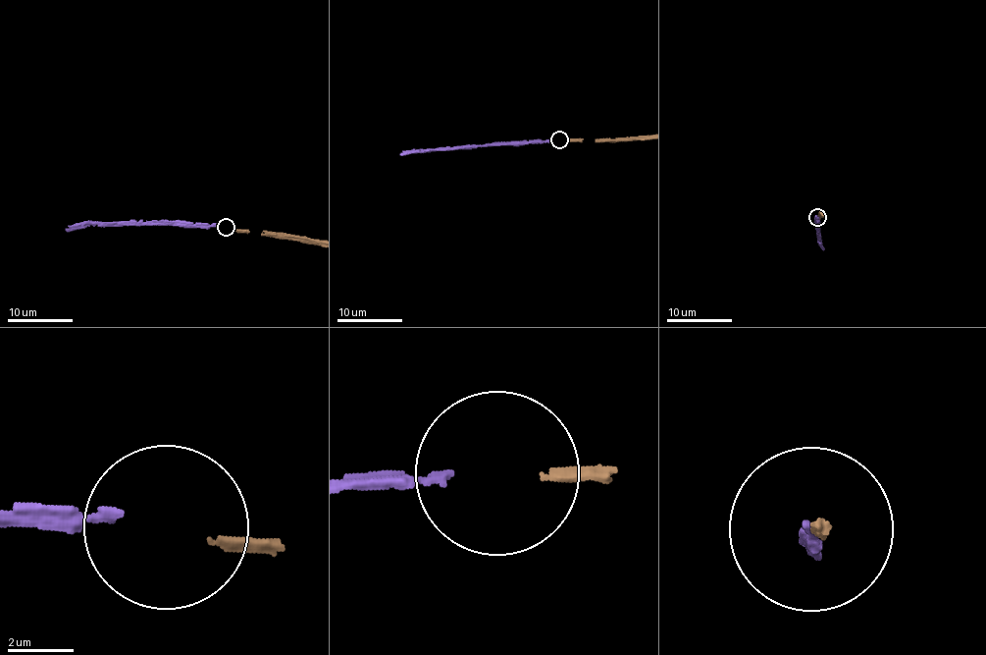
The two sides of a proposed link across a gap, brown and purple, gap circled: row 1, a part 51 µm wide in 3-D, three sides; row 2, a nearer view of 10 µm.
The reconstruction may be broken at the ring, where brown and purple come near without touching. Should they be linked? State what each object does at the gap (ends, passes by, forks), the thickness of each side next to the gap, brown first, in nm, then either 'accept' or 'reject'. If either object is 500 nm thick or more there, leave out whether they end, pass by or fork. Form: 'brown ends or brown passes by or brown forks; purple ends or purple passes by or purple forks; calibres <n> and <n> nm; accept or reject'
brown ends; purple ends; calibres 280 and 280 nm; accept

